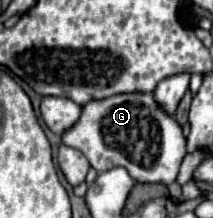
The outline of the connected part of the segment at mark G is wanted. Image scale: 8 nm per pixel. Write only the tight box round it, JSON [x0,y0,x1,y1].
[61,93,185,185]

